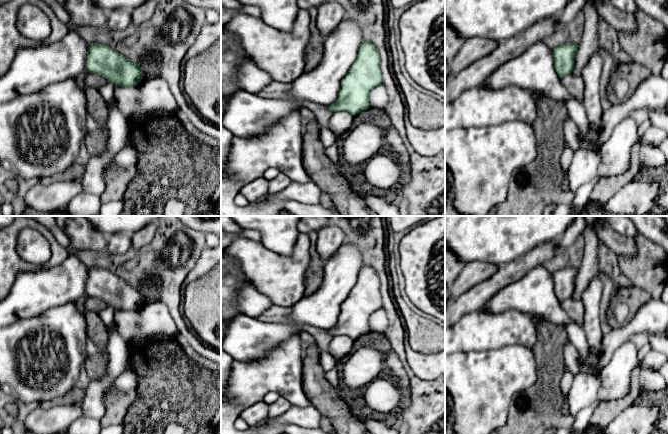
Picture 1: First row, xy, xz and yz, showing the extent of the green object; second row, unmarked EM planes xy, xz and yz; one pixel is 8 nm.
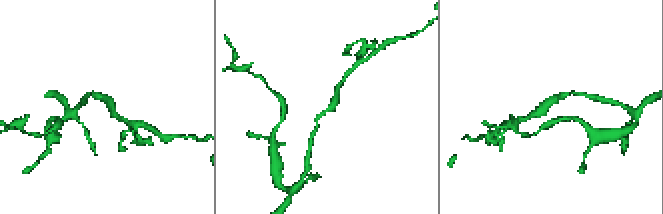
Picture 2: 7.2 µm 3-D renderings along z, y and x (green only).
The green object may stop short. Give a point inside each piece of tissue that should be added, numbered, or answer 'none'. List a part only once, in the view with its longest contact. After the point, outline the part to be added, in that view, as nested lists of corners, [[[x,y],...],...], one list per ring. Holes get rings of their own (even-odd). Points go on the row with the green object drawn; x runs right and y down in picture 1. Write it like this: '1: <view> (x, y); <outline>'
none

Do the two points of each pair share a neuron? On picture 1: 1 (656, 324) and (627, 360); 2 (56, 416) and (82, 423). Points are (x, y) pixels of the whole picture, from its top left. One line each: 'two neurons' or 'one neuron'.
1: two neurons
2: two neurons

